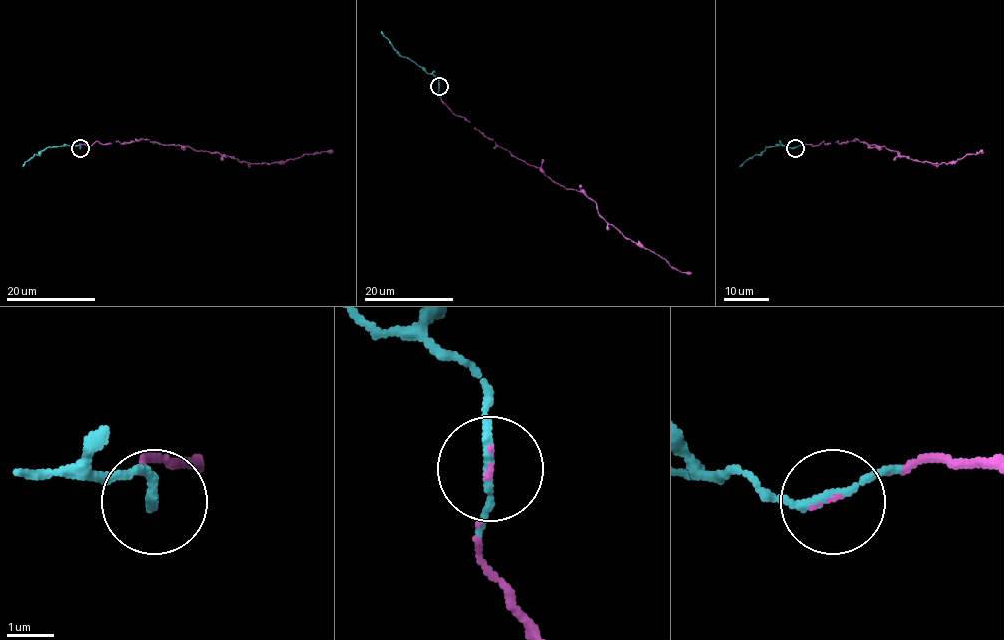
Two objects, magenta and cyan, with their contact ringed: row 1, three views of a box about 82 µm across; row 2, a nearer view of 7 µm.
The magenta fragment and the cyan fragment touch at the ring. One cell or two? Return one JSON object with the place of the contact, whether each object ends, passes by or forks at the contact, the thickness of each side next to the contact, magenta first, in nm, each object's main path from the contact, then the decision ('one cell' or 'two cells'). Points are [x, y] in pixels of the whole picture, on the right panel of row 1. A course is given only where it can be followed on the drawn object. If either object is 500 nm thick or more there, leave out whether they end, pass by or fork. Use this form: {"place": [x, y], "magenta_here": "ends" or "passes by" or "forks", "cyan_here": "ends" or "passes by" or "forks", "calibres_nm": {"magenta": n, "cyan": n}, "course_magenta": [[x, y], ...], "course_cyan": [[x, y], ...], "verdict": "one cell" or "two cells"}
{"place": [795, 148], "magenta_here": "ends", "cyan_here": "passes by", "calibres_nm": {"magenta": 80, "cyan": 170}, "course_magenta": [[795, 147], [857, 139], [912, 160], [945, 163], [981, 152]], "course_cyan": [[795, 147], [767, 146], [739, 166]], "verdict": "one cell"}

